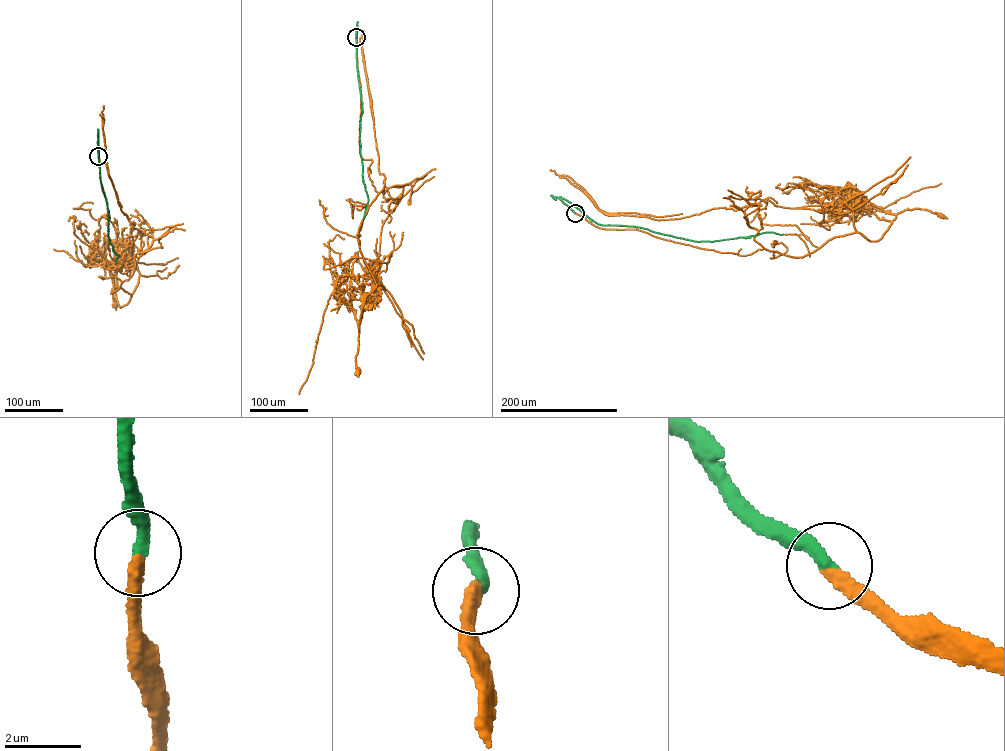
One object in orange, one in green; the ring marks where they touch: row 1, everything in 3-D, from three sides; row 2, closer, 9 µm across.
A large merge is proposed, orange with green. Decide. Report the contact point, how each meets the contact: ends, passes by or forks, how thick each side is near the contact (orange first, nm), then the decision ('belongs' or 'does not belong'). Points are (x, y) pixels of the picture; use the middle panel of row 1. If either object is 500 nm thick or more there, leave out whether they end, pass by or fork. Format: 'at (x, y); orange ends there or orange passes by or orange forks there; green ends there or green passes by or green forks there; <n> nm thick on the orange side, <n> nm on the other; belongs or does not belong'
at (356, 37); orange ends there; green ends there; 360 nm thick on the orange side, 320 nm on the other; belongs

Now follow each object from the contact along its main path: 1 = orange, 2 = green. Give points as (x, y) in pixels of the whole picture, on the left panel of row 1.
1: (98, 156), (109, 253), (131, 276), (111, 291), (121, 288), (130, 299), (120, 307), (114, 285), (115, 304)
2: (98, 156), (98, 134), (100, 177), (110, 217), (108, 235), (113, 250), (119, 256), (115, 263)

